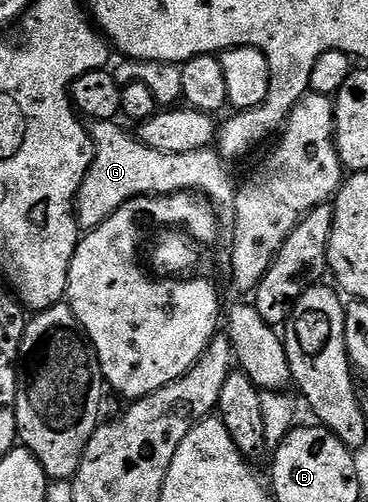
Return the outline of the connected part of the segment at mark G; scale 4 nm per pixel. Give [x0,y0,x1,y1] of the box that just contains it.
[75,121,237,232]

